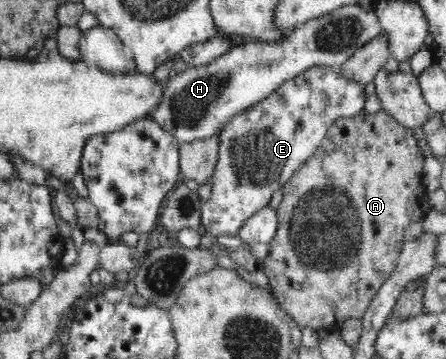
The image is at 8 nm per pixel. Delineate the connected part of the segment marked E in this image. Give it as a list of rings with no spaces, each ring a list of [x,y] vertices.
[[[317,66],[308,68],[293,80],[287,80],[263,101],[231,118],[217,133],[218,160],[210,179],[211,197],[202,202],[201,228],[214,236],[237,236],[243,224],[261,208],[267,207],[273,193],[315,153],[326,138],[335,119],[351,117],[364,111],[366,84],[348,81],[339,69]]]

